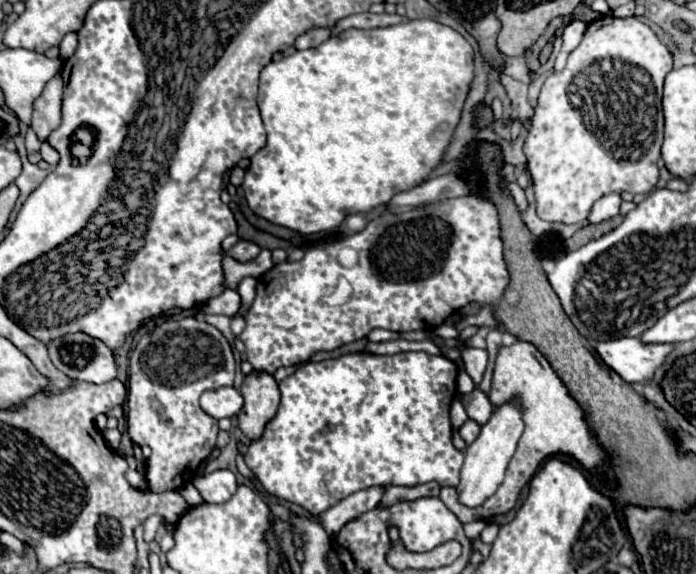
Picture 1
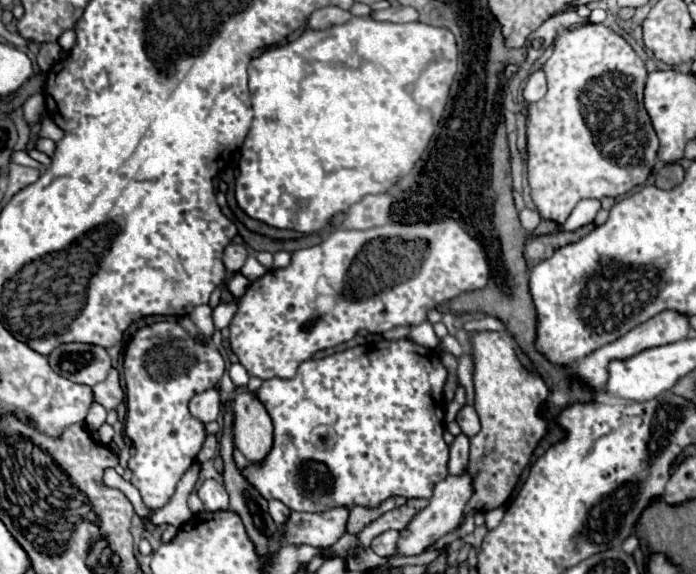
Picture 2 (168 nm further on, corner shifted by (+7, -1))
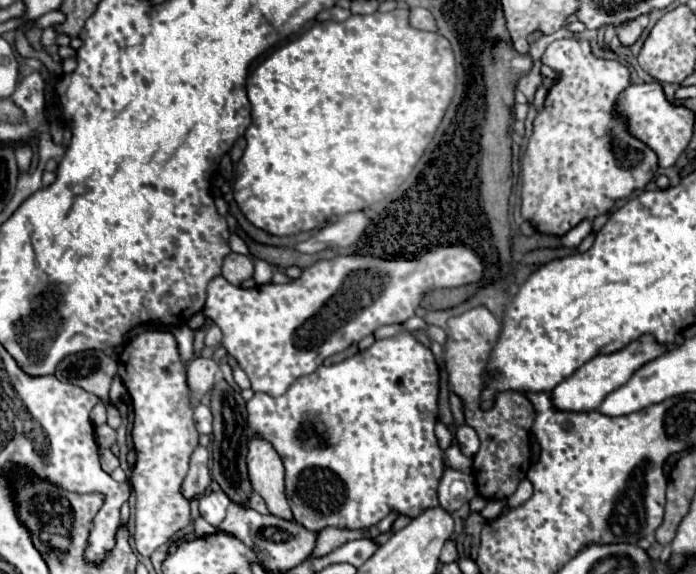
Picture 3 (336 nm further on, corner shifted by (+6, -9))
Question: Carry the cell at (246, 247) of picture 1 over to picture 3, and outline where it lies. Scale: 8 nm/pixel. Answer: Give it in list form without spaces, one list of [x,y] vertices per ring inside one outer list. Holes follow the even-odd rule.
[[[231,252],[223,262],[223,278],[231,284],[241,284],[243,280],[253,276],[253,260],[249,256],[241,256]]]

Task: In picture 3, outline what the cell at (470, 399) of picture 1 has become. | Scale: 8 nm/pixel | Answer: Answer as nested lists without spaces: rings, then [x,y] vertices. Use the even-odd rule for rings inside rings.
[[[461,424],[459,428],[457,428],[457,442],[459,442],[459,446],[461,446],[461,452],[465,454],[465,456],[475,456],[477,454],[477,450],[479,450],[479,436],[477,436],[477,432],[471,428],[471,426],[467,426],[467,424]]]

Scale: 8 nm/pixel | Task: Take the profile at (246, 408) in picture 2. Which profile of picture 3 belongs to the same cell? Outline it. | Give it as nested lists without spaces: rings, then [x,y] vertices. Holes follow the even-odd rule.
[[[253,434],[249,440],[249,454],[247,454],[247,468],[251,486],[261,498],[267,502],[271,514],[293,520],[283,486],[283,462],[271,442]]]

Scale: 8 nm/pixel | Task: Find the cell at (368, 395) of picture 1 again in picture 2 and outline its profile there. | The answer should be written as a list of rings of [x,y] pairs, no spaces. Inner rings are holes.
[[[408,338],[402,340],[378,340],[366,346],[356,346],[356,348],[348,348],[344,352],[336,352],[332,356],[326,356],[322,360],[308,360],[302,362],[298,366],[298,374],[290,380],[282,380],[282,378],[272,378],[262,382],[262,386],[256,390],[256,398],[264,404],[266,412],[272,418],[274,424],[274,446],[272,452],[266,456],[266,460],[262,464],[252,464],[250,468],[242,470],[244,476],[248,478],[248,482],[266,498],[276,498],[280,502],[284,502],[290,510],[298,510],[298,512],[326,512],[330,508],[338,508],[338,506],[346,506],[346,508],[354,508],[354,506],[366,506],[366,508],[376,508],[380,506],[380,502],[384,502],[386,498],[392,496],[402,496],[402,498],[430,498],[432,488],[436,482],[440,482],[442,478],[448,476],[446,464],[448,464],[448,444],[442,438],[445,426],[446,401],[442,396],[444,382],[446,382],[446,368],[440,362],[440,354],[436,350],[424,348]],[[318,426],[328,426],[332,428],[332,442],[328,444],[318,444],[320,438],[312,440],[312,432]]]

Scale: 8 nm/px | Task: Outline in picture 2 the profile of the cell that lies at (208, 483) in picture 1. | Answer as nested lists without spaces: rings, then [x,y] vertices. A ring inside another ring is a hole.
[[[206,480],[198,490],[198,498],[202,500],[204,508],[210,512],[228,510],[228,494],[226,494],[224,486],[216,480]]]

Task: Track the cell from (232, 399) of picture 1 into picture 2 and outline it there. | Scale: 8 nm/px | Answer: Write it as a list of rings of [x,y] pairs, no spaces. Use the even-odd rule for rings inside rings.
[[[212,388],[212,390],[196,394],[190,400],[190,412],[192,412],[194,418],[198,418],[204,424],[216,420],[220,416],[220,396],[218,396],[218,392]]]

